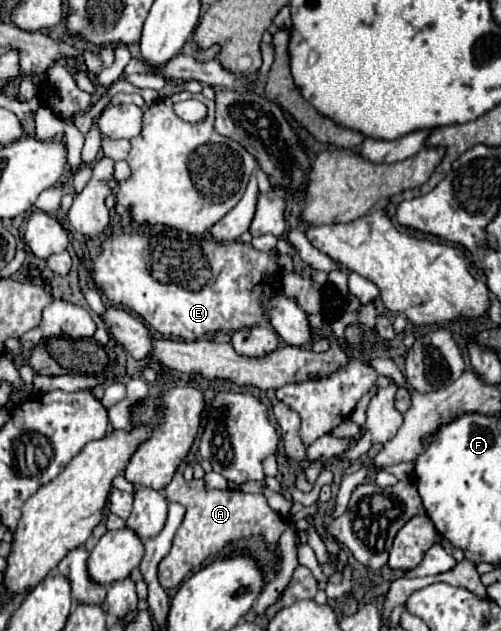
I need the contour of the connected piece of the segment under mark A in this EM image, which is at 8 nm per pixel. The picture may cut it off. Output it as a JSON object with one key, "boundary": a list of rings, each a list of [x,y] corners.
{"boundary":[[[178,470],[174,480],[166,486],[166,498],[170,502],[180,502],[186,506],[186,516],[176,530],[176,536],[172,540],[172,548],[168,556],[162,558],[158,566],[158,580],[164,590],[178,588],[182,580],[192,572],[200,570],[202,564],[218,554],[224,546],[234,546],[240,540],[248,540],[252,536],[260,536],[268,550],[276,552],[280,536],[286,528],[290,528],[290,522],[282,518],[280,514],[274,514],[274,510],[268,506],[264,494],[246,494],[240,490],[206,490],[202,480],[192,480],[190,484],[184,482],[182,472]]]}

